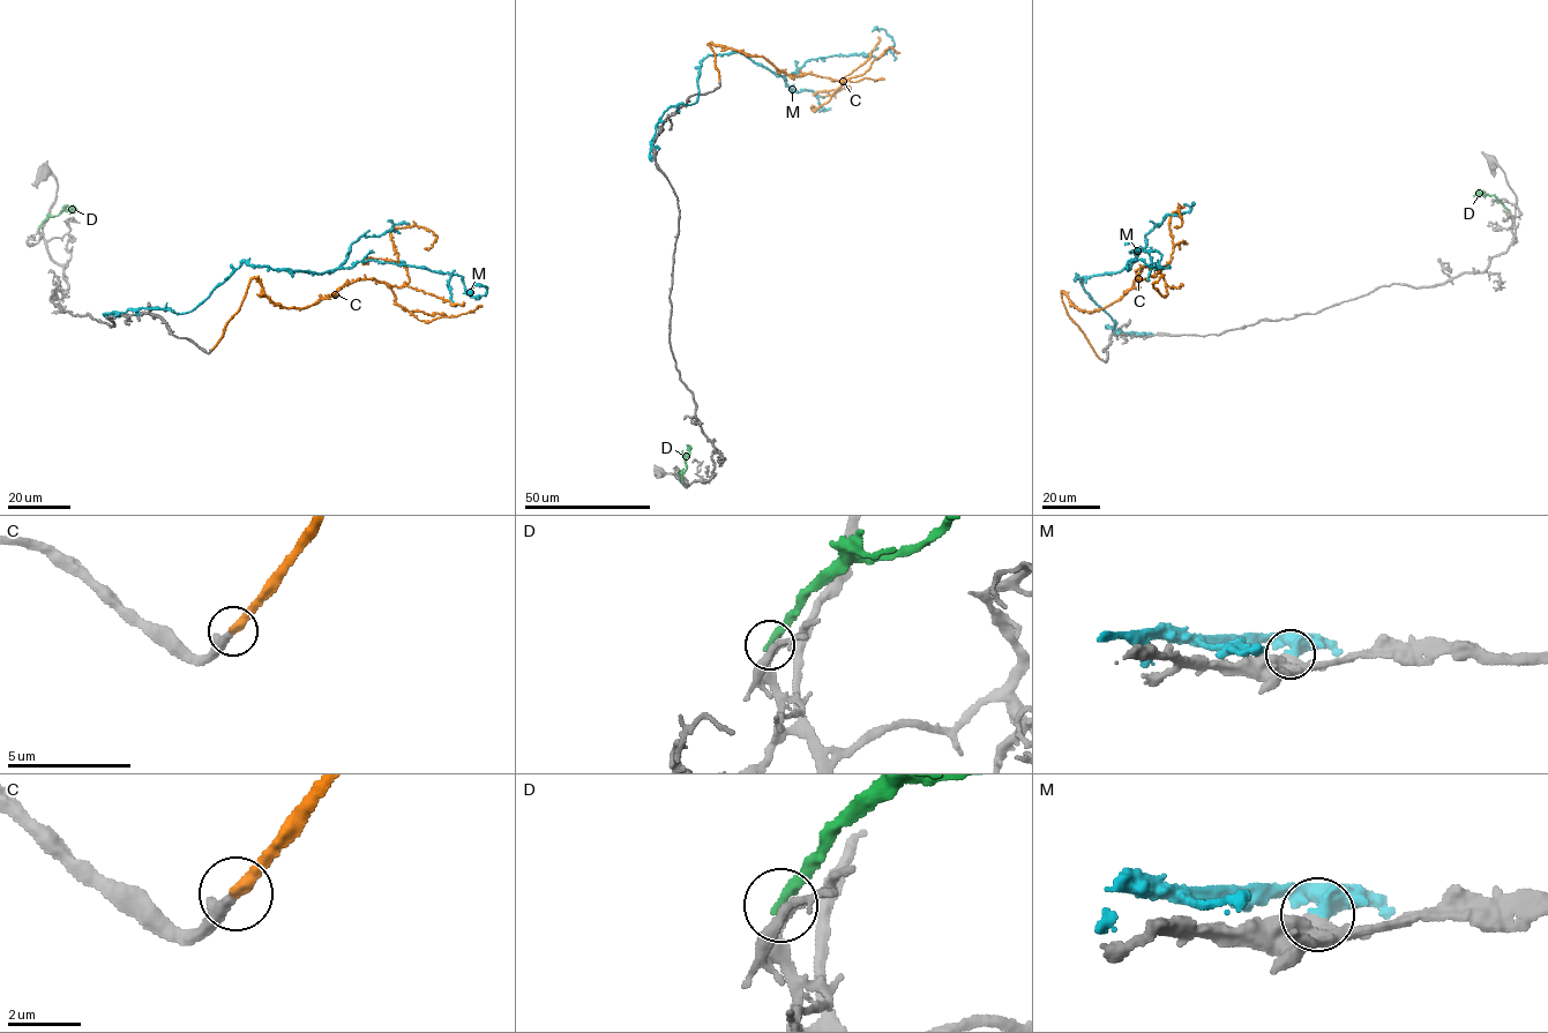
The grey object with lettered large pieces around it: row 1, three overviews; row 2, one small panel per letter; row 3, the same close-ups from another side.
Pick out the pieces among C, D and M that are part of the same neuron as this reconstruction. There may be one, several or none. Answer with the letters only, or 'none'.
C

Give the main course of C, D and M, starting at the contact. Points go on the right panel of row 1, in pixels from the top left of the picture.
C: (1100, 358), (1062, 293), (1082, 309), (1105, 307), (1142, 267), (1166, 267), (1169, 216), (1181, 207), (1174, 226)
D: (1509, 211), (1495, 196), (1473, 195)
M: (1148, 335), (1106, 328), (1076, 278), (1116, 272), (1131, 251), (1161, 255), (1129, 270)

